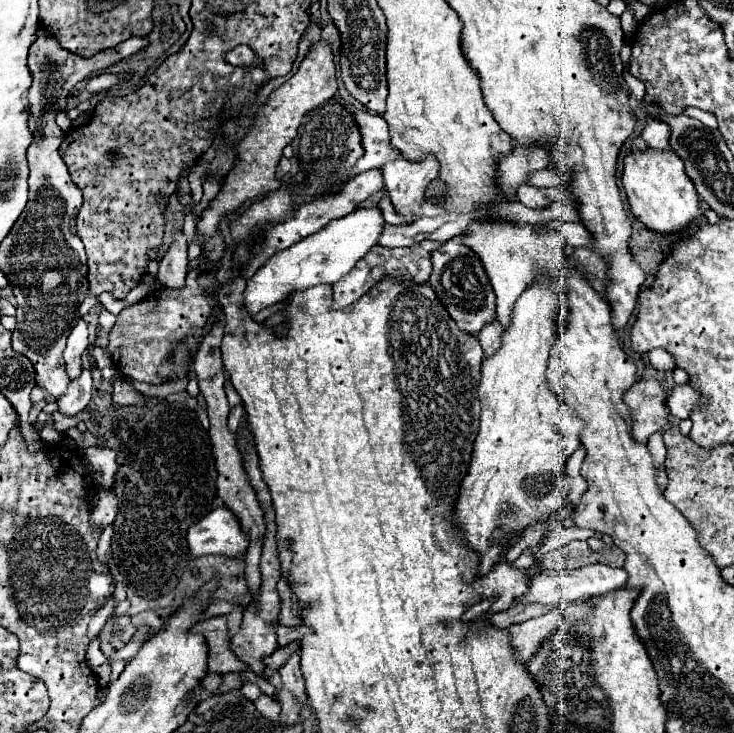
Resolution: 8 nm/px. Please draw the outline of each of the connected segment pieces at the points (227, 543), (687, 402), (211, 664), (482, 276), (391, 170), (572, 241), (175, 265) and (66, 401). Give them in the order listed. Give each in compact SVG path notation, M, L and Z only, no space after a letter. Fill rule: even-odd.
M226 506L212 510L206 518L190 526L188 542L190 552L196 558L208 554L236 558L242 556L248 548L246 532L242 532L238 518Z
M690 384L674 386L674 390L668 394L668 412L674 418L688 418L696 400L698 400L698 392Z
M204 618L192 624L190 632L200 632L208 644L208 672L248 672L248 666L240 662L230 650L230 638L226 630L226 618Z
M454 236L452 240L444 242L436 252L432 252L432 276L428 284L432 284L438 300L446 306L452 320L458 324L460 330L478 336L478 332L496 320L496 296L488 282L488 276L482 268L480 258L464 244L462 236Z
M426 156L424 162L408 162L398 158L380 168L392 206L398 214L404 216L406 224L426 216L424 190L428 188L430 180L438 176L438 170L440 164L434 156Z
M548 222L546 226L562 232L564 238L566 238L566 242L570 246L586 246L586 248L592 248L590 246L590 242L592 242L590 240L590 234L586 232L584 224L580 224L580 222Z
M176 232L172 246L168 248L168 252L160 262L156 282L162 288L178 290L184 284L186 272L188 272L188 242L182 232Z
M84 370L78 380L70 382L70 386L62 394L62 398L58 398L58 402L56 402L58 412L62 412L66 416L80 414L88 406L90 394L92 394L92 374L90 374L90 370Z

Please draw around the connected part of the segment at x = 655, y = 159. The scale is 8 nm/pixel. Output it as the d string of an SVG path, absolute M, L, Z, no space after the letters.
M634 150L624 158L622 186L628 196L630 212L650 230L660 234L670 234L686 228L688 222L702 214L698 192L692 180L684 172L682 160L672 150Z

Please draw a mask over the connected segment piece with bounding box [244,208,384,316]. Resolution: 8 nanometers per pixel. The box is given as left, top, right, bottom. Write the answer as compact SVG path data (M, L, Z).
M358 208L352 214L330 222L320 232L300 240L298 244L276 252L258 272L248 280L244 290L244 306L254 316L256 312L286 300L292 292L308 290L318 284L334 284L346 276L354 264L378 242L384 226L384 216L378 208Z

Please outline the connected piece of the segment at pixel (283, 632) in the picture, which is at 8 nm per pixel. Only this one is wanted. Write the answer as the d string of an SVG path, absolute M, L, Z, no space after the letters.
M281 624L276 626L277 640L280 647L285 647L292 642L299 642L303 636L312 632L312 629L306 625L286 627Z

